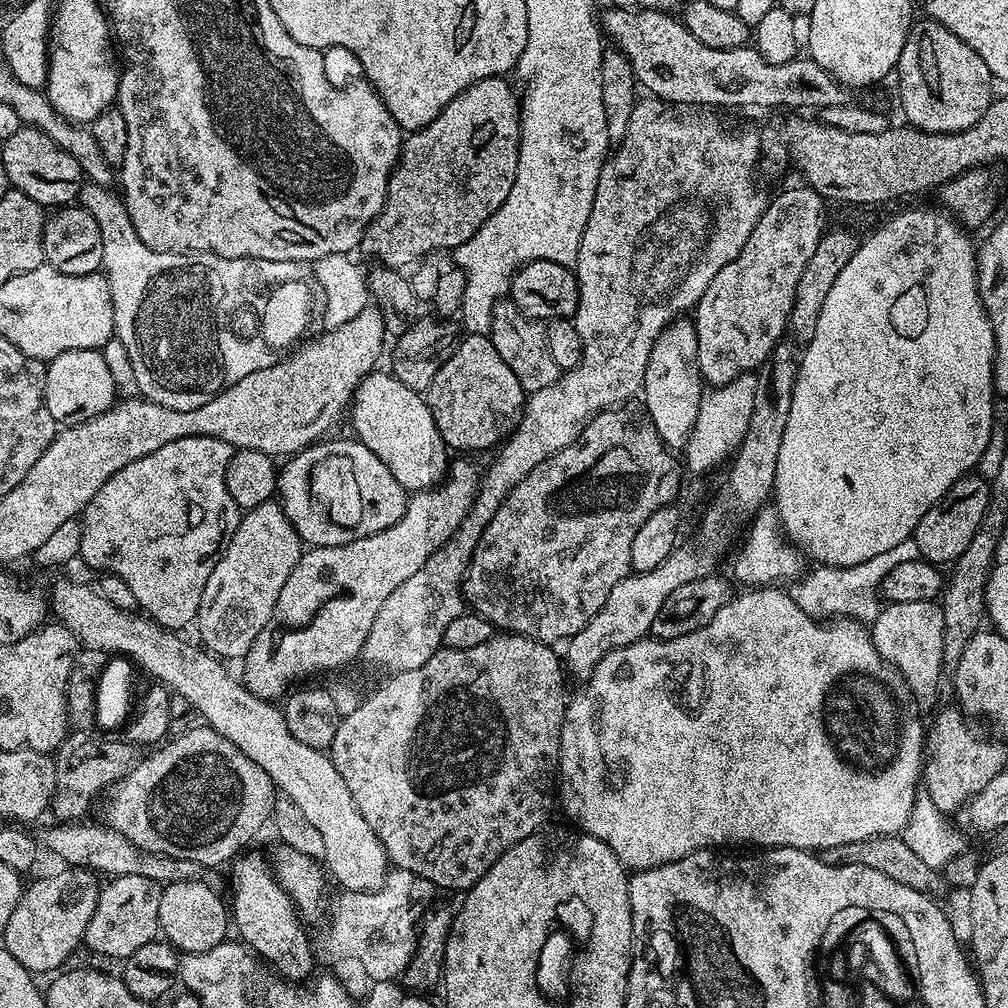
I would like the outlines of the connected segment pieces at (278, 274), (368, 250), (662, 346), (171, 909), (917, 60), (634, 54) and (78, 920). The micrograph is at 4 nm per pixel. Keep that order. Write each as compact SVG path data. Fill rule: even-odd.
M85 183L78 197L79 207L94 214L94 222L98 222L98 230L102 230L102 272L108 277L110 298L114 306L115 339L126 346L126 354L130 354L130 366L134 366L134 388L145 400L153 400L156 404L166 406L170 410L185 412L202 406L210 396L217 396L222 390L234 386L237 376L230 374L230 336L226 328L226 320L230 318L232 308L238 302L244 302L244 294L258 294L258 290L268 289L270 292L270 314L280 312L280 330L284 328L286 314L286 336L270 336L276 344L287 344L274 354L281 359L292 345L301 339L300 335L308 328L308 319L312 316L312 292L308 284L296 273L297 265L291 260L267 260L266 258L222 258L213 252L159 252L150 250L142 238L138 238L138 230L134 230L134 222L130 222L130 214L126 210L123 199L116 196L103 184ZM180 367L176 376L176 384L180 393L172 392L172 368Z
M491 76L485 80L474 82L474 86L462 90L462 94L458 94L451 100L440 111L438 118L434 118L434 122L422 126L417 132L407 133L400 149L400 159L388 180L388 193L386 194L384 209L368 223L364 237L360 239L359 251L361 253L365 252L368 256L377 256L380 259L377 261L383 267L397 270L407 269L407 264L414 263L419 256L424 256L427 252L440 252L443 248L451 250L462 246L462 242L466 242L472 237L484 225L486 218L490 218L490 214L494 214L494 210L498 210L498 206L502 206L502 202L506 202L506 194L510 194L510 186L514 186L514 174L518 170L518 154L520 153L520 100L517 89L515 92L506 81L504 76Z
M677 318L658 334L650 350L650 362L646 362L646 374L642 389L643 407L654 422L654 430L662 442L673 450L685 447L694 430L699 404L706 391L706 385L698 366L698 334L691 319Z
M180 881L163 885L158 898L158 922L163 939L181 953L211 950L226 940L230 932L230 908L219 891L209 888L202 881Z
M920 18L908 29L894 76L900 79L900 108L908 119L905 121L921 132L966 130L986 114L994 99L994 78L986 62L958 34L950 34L936 20Z
M615 6L609 8L609 12L605 16L603 13L602 16L602 28L607 39L629 60L637 85L641 89L649 88L652 91L649 93L655 99L662 100L669 106L711 106L713 109L817 108L817 110L823 110L849 103L849 89L839 84L830 73L822 70L822 66L818 66L818 62L814 62L811 58L797 58L785 64L771 64L766 62L766 58L762 58L762 54L754 46L730 50L718 50L705 46L703 42L698 42L698 38L694 38L694 34L690 34L683 19L676 17L675 20L675 15L667 12L655 12L649 8L635 10Z
M64 866L61 869L61 872L44 876L21 891L16 907L18 918L6 922L2 930L3 948L33 974L52 974L67 965L64 963L71 958L72 951L84 944L86 926L90 926L94 906L98 906L101 877L88 868Z

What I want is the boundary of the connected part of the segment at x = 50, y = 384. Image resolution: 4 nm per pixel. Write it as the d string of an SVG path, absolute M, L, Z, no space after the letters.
M95 348L70 350L66 354L58 354L58 358L47 361L44 374L46 410L50 410L57 425L85 424L90 418L102 414L117 403L116 392L118 386L114 378L110 378L110 369L106 366L103 351Z

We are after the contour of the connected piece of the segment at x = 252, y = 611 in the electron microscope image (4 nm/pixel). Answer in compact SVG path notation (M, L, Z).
M267 502L249 508L240 517L240 524L234 530L222 558L214 566L210 578L206 582L206 590L202 590L202 602L194 621L194 628L200 631L199 643L208 652L225 661L243 658L250 650L254 638L270 622L270 614L274 614L274 606L278 602L278 594L282 586L286 586L286 578L290 578L290 570L300 560L302 541L294 526L286 518L279 503Z

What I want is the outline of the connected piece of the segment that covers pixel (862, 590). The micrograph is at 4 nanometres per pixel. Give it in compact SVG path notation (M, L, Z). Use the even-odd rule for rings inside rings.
M915 539L903 540L898 542L898 546L870 558L867 562L858 562L858 566L847 568L846 574L841 575L844 576L840 580L841 592L836 588L831 588L828 584L824 584L820 588L819 578L811 576L811 574L789 583L786 591L790 598L794 598L794 602L798 602L798 606L802 610L806 610L806 614L817 618L855 618L861 624L871 626L876 621L876 615L880 613L882 607L881 601L878 599L878 585L884 581L890 570L894 570L894 566L919 559L921 559L921 555Z

